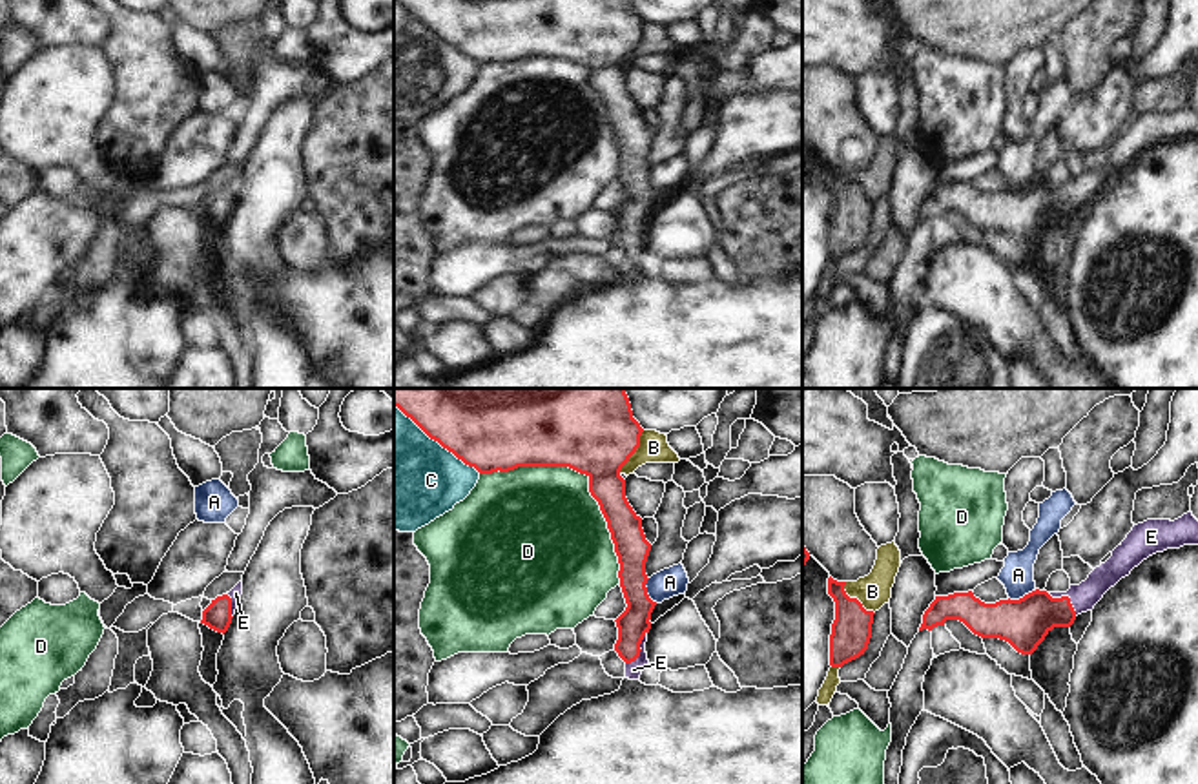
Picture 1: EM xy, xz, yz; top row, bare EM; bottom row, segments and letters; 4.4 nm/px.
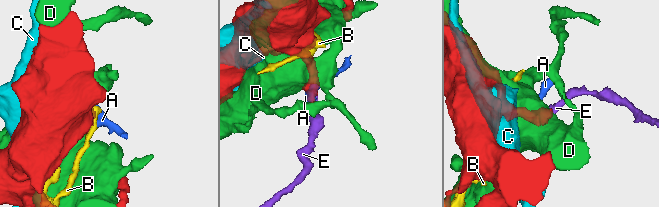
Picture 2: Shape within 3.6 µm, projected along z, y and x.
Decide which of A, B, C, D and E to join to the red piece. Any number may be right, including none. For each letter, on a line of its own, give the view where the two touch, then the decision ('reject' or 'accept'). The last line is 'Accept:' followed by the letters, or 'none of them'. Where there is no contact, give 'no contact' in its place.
A: yz | reject
B: xz | reject
C: xz | reject
D: xz | reject
E: yz | accept
Accept: E

